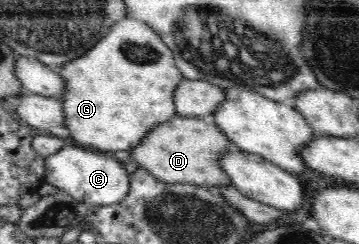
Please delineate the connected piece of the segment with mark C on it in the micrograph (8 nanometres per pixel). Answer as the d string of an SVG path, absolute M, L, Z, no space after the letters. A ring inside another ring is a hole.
M66 146L56 154L45 157L44 170L45 183L68 192L69 196L78 202L83 202L87 208L92 205L120 203L125 200L124 198L130 191L130 176L124 163L112 156L104 156L100 152L84 150L78 146L74 146L74 148Z

